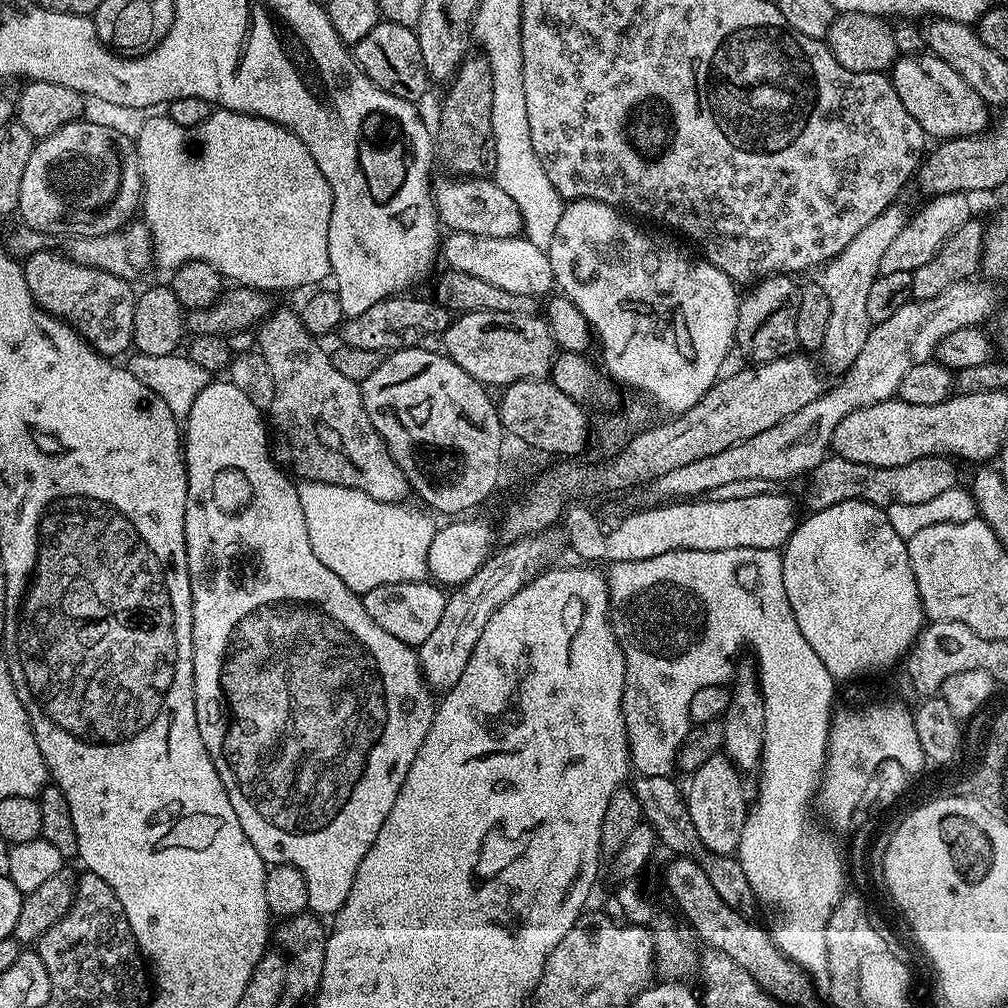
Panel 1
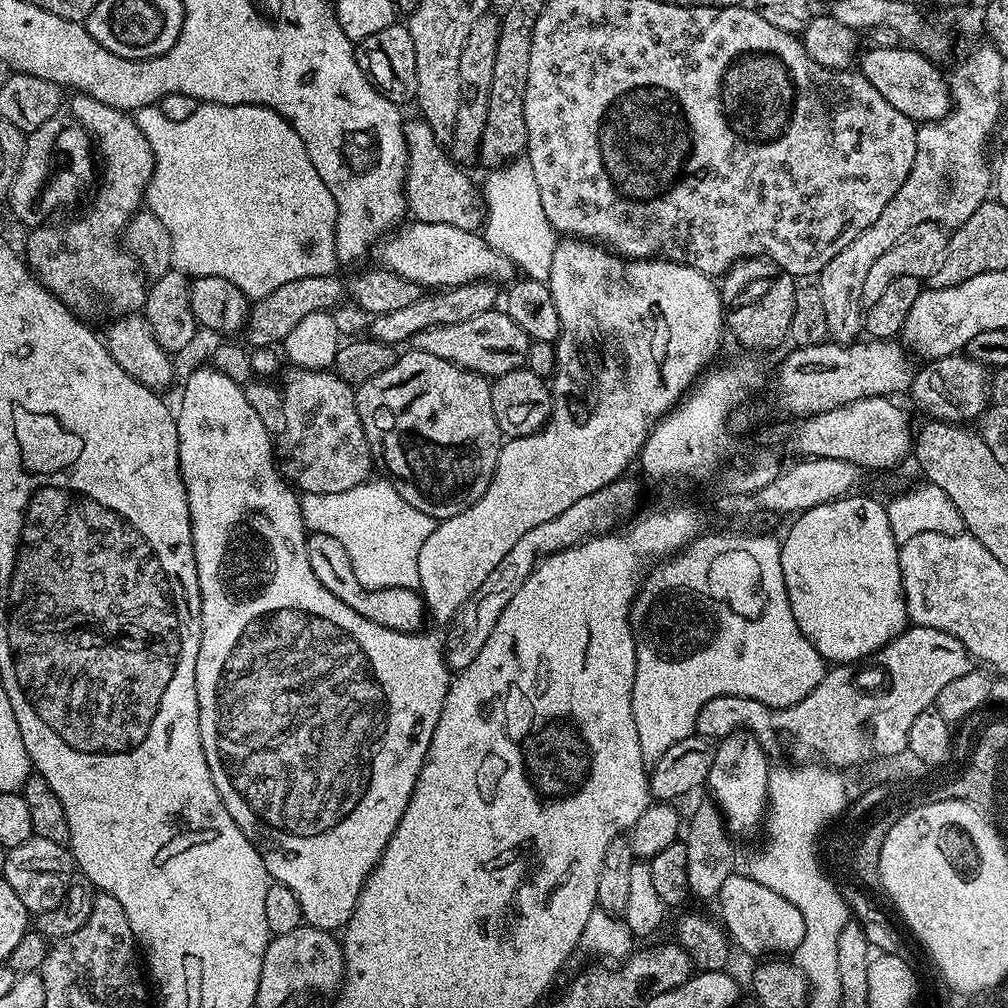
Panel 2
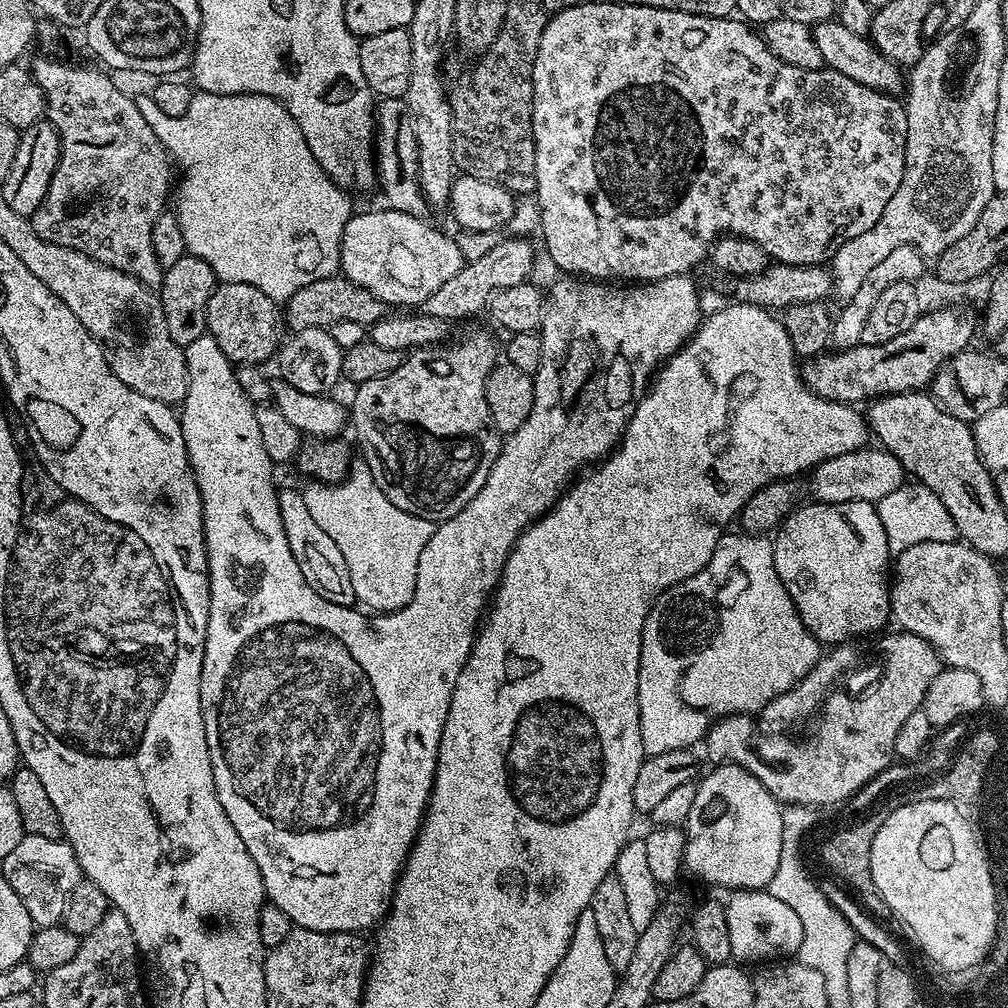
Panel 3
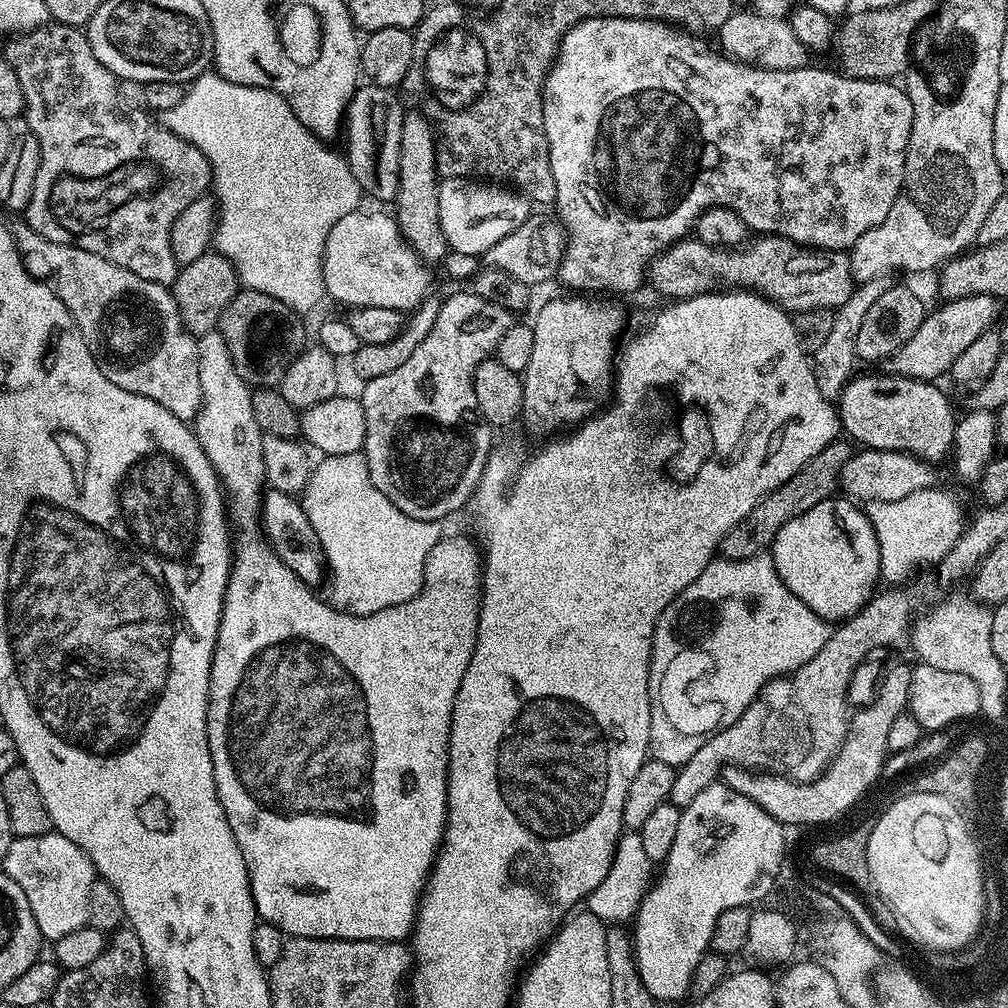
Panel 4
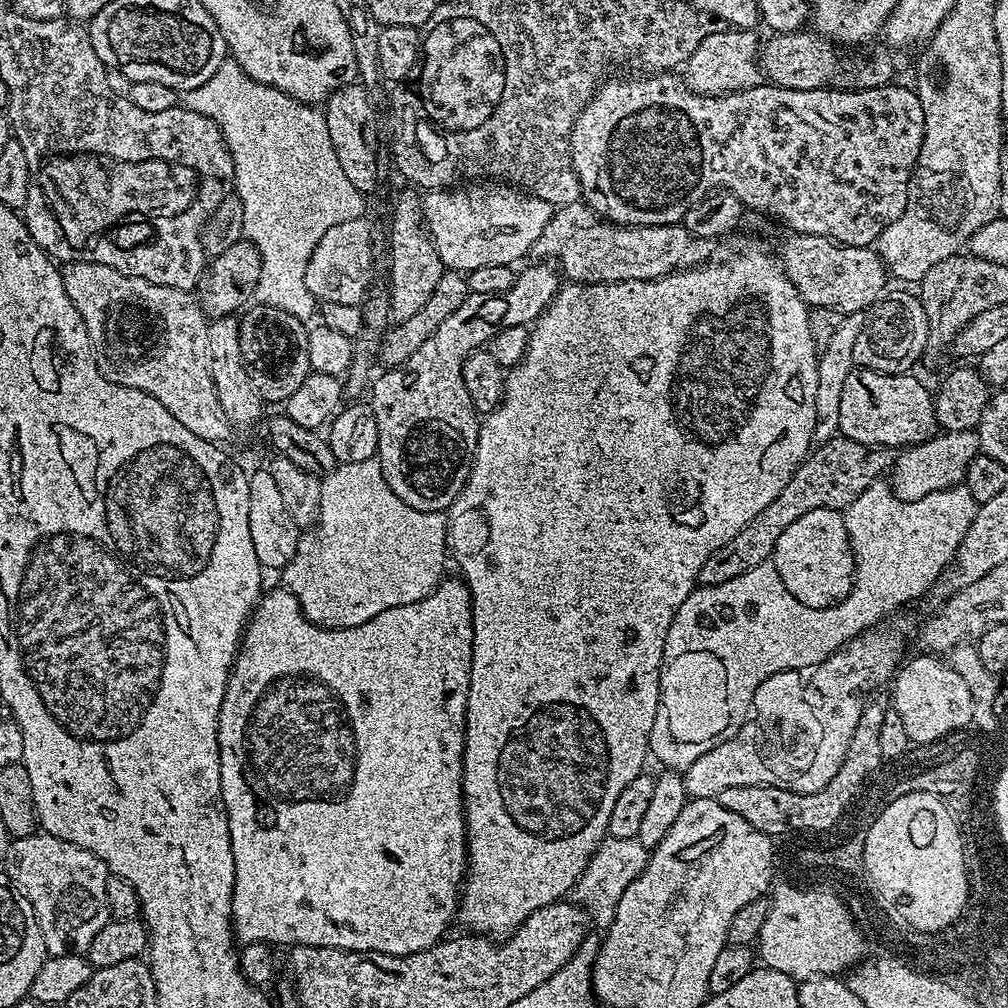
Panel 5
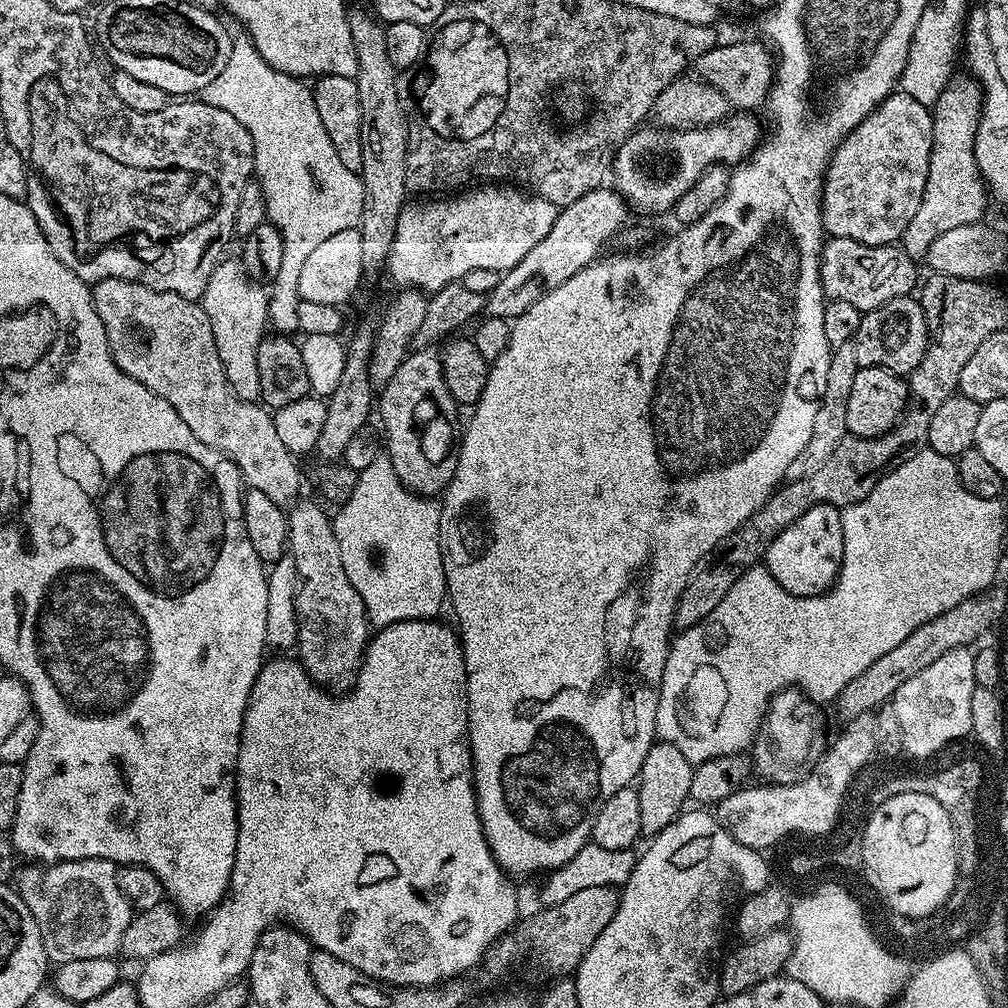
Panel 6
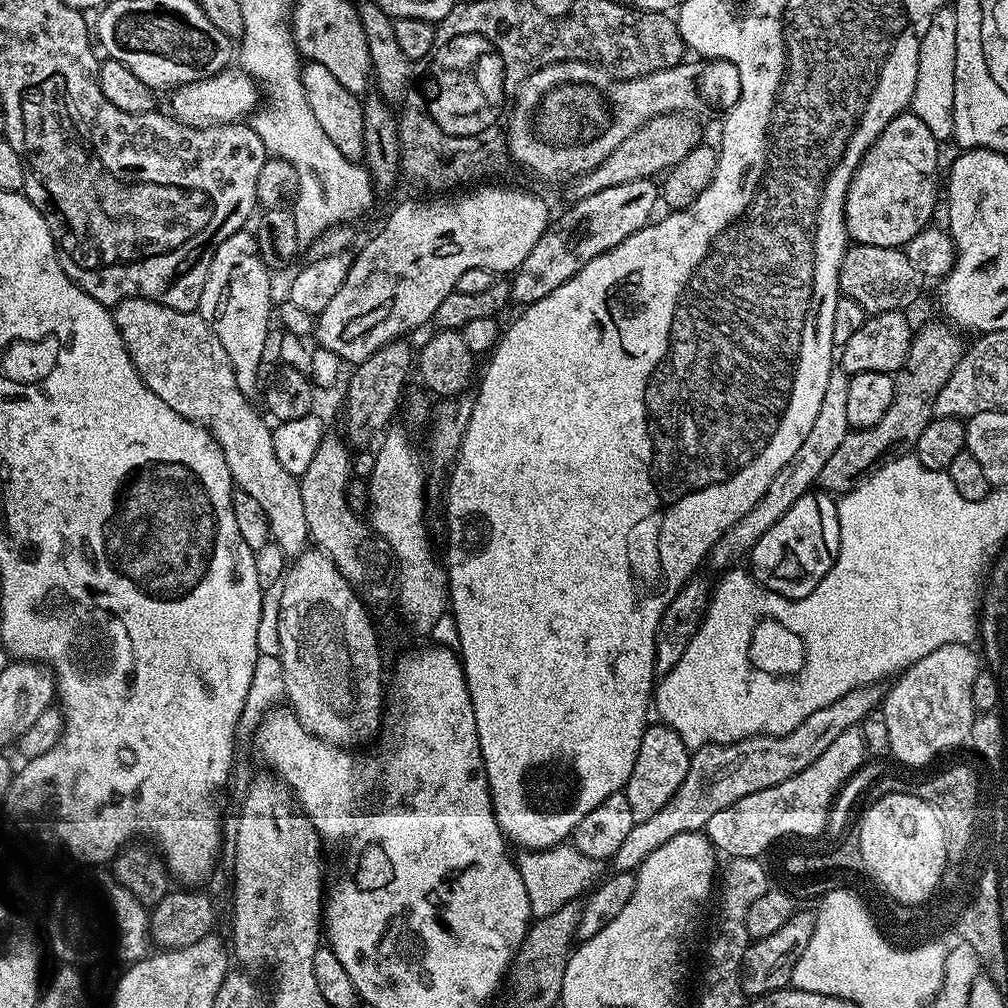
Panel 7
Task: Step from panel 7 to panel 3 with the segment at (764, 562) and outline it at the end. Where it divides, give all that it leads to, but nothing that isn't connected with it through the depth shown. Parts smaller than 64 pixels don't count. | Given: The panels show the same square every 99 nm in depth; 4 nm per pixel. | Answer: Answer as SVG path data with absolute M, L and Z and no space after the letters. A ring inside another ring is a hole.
M808 502L808 505L797 507L784 517L784 523L779 525L774 532L774 543L772 546L774 554L774 570L778 570L778 578L786 586L806 630L813 638L820 641L824 646L835 646L855 641L855 636L864 636L867 632L879 633L884 623L889 623L892 598L890 595L890 553L886 542L886 530L882 530L882 518L878 518L876 504L866 502L842 502L841 504L822 504L819 502Z

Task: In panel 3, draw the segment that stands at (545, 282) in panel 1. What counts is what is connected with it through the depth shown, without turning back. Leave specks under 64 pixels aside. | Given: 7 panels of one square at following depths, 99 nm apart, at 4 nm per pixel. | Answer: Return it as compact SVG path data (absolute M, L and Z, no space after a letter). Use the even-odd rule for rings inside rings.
M387 206L381 212L357 211L346 222L340 247L340 272L350 282L370 290L386 306L422 306L442 282L462 270L465 258L459 243L431 228L427 219Z

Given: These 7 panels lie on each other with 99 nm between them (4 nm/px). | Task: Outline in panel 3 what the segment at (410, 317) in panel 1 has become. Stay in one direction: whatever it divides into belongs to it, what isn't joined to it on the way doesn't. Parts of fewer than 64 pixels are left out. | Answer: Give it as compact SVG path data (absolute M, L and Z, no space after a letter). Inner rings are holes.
M512 238L516 240L497 239L496 244L489 252L482 254L482 258L474 258L464 263L462 270L454 274L447 282L442 282L430 298L422 305L422 311L434 318L442 318L449 322L455 320L468 320L471 316L483 313L487 309L490 298L498 290L507 290L510 286L525 283L532 274L534 251L527 244L527 239Z

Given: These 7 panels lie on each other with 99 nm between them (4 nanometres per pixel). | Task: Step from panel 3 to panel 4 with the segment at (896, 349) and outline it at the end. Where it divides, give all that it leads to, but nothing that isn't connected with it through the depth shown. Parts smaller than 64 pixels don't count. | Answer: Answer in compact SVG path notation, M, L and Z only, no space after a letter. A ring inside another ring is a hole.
M978 294L967 296L957 300L949 300L941 303L941 308L936 308L925 315L922 326L914 332L914 338L906 342L894 355L886 361L889 373L898 376L909 376L915 380L935 381L949 371L952 363L978 338L982 338L984 332L989 331L1001 319L1001 301L994 296ZM993 323L993 324L992 324Z

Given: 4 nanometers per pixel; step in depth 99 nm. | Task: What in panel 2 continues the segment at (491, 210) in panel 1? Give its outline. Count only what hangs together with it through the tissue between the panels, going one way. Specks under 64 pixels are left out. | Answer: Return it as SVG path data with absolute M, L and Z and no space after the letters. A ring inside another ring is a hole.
M422 118L408 120L404 125L408 173L404 179L406 208L421 224L445 224L458 226L458 230L477 231L486 219L484 197L481 189L472 185L465 169L452 159L441 141ZM444 148L444 150L443 150Z

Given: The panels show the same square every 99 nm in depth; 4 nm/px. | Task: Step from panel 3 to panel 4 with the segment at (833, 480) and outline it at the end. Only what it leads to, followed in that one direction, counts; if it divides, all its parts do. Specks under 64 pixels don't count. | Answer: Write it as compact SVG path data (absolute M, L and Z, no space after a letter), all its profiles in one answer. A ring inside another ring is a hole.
M864 448L848 460L840 475L840 488L845 497L856 502L898 502L898 498L906 498L906 494L937 487L936 471L927 460L919 460L909 452Z

